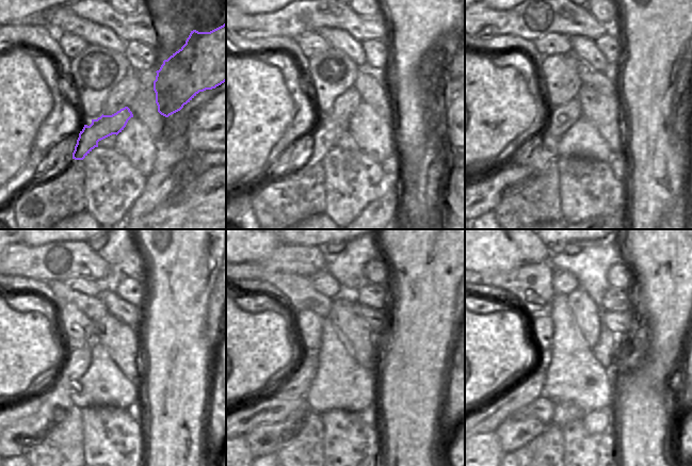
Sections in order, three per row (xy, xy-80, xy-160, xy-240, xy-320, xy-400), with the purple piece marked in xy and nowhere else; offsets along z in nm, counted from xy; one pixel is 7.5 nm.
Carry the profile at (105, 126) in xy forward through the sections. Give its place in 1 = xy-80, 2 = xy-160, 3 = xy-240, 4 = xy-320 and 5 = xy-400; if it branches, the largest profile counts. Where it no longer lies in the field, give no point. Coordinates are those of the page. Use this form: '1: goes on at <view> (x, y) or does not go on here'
1: goes on at xy-80 (323, 138)
2: goes on at xy-160 (486, 193)
3: goes on at xy-240 (55, 403)
4: goes on at xy-320 (264, 439)
5: goes on at xy-400 (513, 434)

